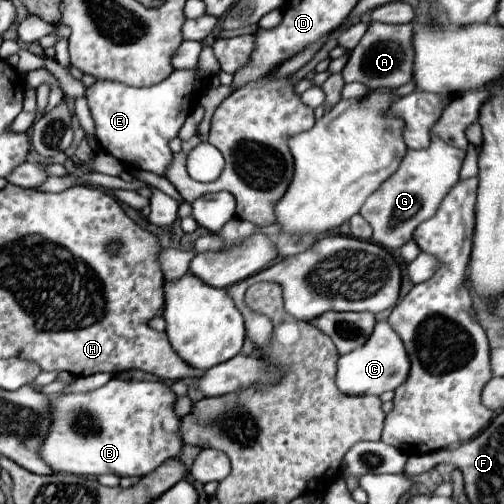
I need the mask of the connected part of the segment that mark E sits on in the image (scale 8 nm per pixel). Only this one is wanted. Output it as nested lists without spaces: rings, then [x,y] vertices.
[[[175,70],[157,86],[147,88],[129,88],[119,82],[97,80],[87,88],[87,102],[95,120],[97,140],[123,164],[163,176],[173,156],[169,140],[179,134],[185,118],[189,116],[189,106],[193,108],[195,104],[195,92],[195,70]]]

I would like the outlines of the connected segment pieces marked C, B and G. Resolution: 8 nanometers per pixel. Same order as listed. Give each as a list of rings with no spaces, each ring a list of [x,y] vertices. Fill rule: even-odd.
[[[377,322],[369,340],[355,348],[349,354],[339,356],[337,360],[337,388],[347,396],[363,396],[363,394],[377,394],[381,396],[387,390],[395,390],[403,384],[409,374],[409,356],[401,338],[391,330],[387,322]]]
[[[111,378],[105,386],[95,388],[91,392],[53,394],[49,396],[51,426],[37,454],[55,472],[67,472],[79,476],[115,474],[119,478],[145,476],[153,468],[161,466],[167,458],[177,456],[183,446],[179,436],[181,418],[175,414],[173,402],[175,402],[175,394],[163,382],[139,382],[139,380],[125,382],[119,378]]]
[[[431,134],[431,146],[425,150],[407,150],[397,172],[385,180],[361,208],[361,216],[373,228],[373,242],[385,248],[401,248],[413,238],[413,230],[431,218],[441,206],[449,190],[459,182],[459,170],[465,160],[465,152],[443,142],[437,134]]]

